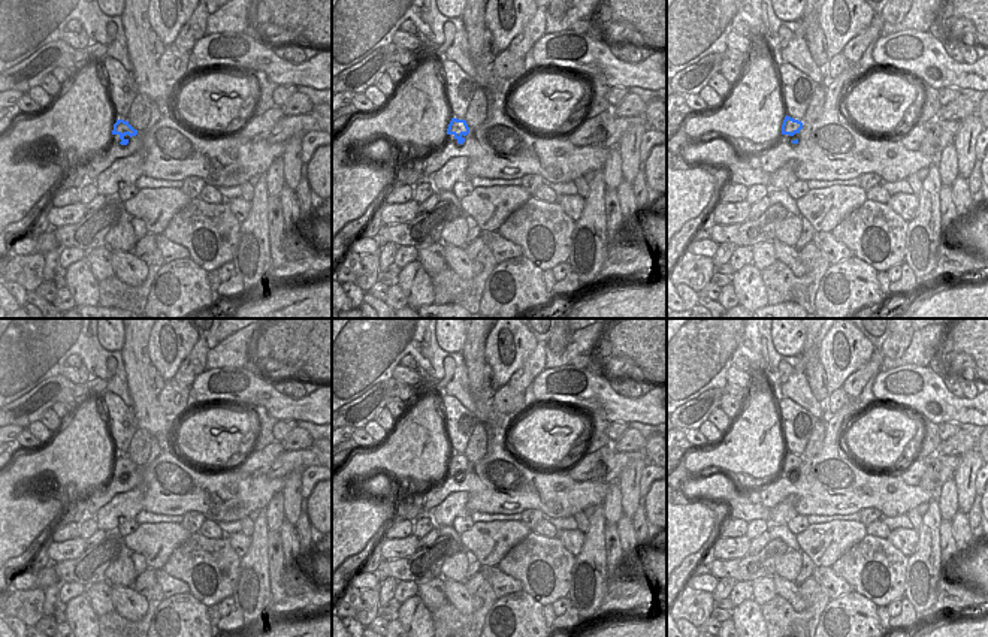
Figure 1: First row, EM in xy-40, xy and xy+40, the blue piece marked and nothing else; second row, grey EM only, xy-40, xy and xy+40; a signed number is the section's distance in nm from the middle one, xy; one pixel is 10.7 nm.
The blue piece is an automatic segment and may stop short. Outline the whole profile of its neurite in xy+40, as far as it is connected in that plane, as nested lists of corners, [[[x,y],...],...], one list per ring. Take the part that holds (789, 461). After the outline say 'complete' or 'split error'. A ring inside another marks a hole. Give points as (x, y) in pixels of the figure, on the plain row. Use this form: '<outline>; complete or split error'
[[[785,452],[782,459],[782,473],[791,480],[797,481],[800,474],[800,465],[803,464],[803,458],[798,455],[794,455],[791,452]]]; split error

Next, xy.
[[[451,453],[447,464],[447,476],[460,481],[465,477],[465,471],[469,468],[469,462],[465,455]]]; split error

